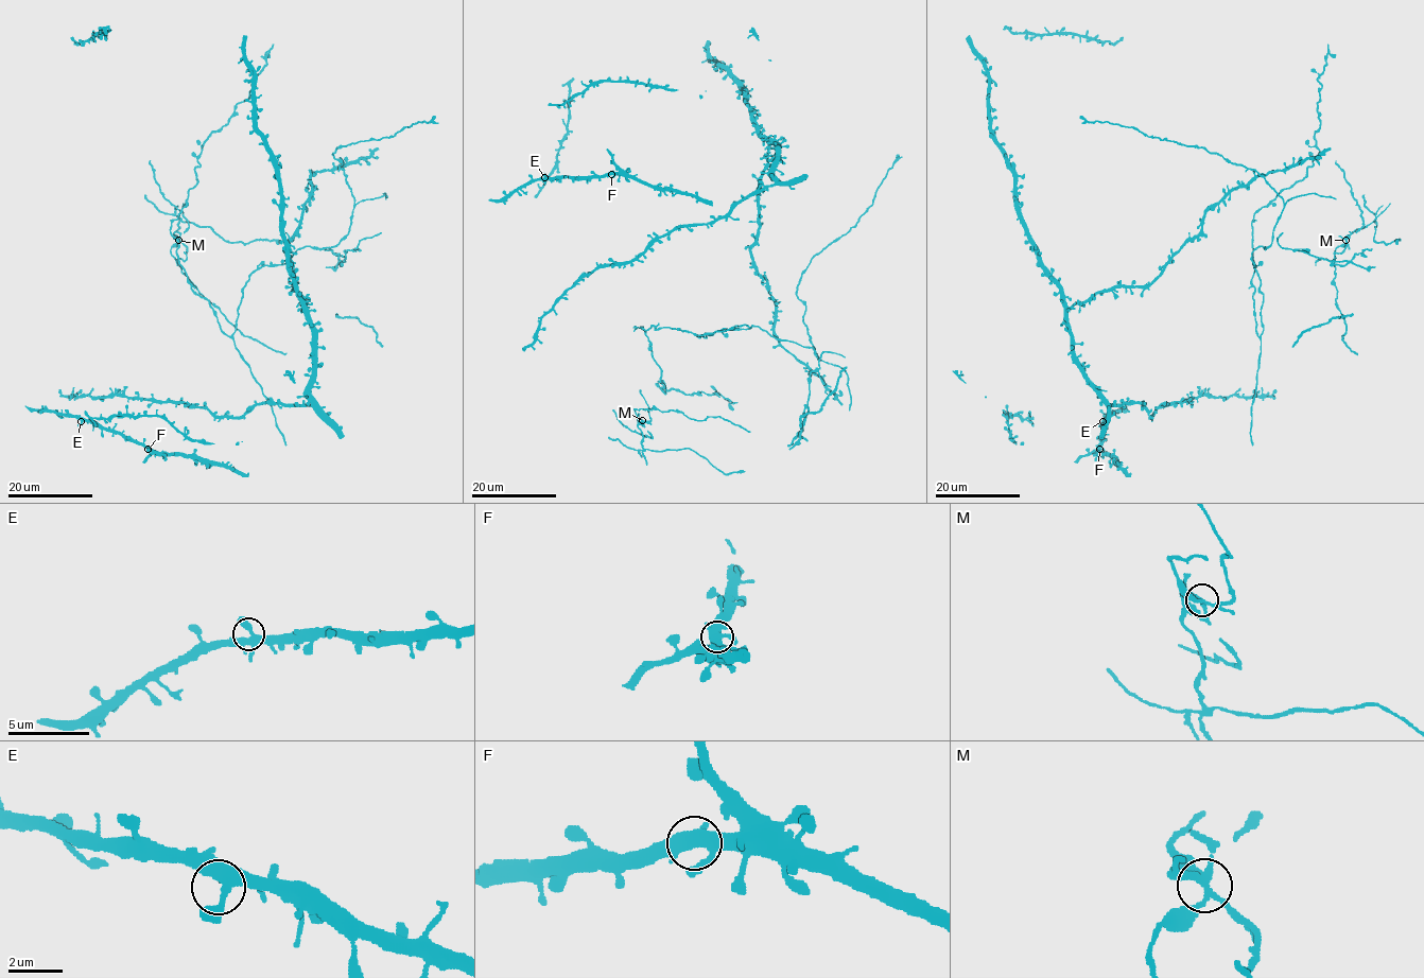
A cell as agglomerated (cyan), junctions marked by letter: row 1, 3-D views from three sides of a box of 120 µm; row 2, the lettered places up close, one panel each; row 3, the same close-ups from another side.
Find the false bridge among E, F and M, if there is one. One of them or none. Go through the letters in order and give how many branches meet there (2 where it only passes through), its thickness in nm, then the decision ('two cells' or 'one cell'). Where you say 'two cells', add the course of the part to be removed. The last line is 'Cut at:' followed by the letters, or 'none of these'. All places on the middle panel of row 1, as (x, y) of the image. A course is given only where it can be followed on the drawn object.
E: 4 | 320 nm | one cell
F: 4 | 400 nm | one cell
M: 4 | 200 nm | two cells
Cut at: M

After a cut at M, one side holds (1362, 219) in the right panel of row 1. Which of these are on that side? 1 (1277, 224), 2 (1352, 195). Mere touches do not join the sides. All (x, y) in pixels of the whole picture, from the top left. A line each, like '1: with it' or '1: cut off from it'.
1: with it
2: with it

